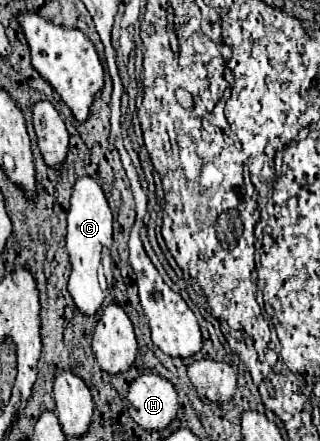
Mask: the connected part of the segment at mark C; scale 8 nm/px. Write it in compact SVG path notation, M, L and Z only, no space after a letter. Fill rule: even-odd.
M80 176L72 190L70 210L68 210L68 234L66 234L66 248L70 254L72 274L68 280L68 292L74 298L74 304L84 314L94 314L110 286L112 286L112 212L106 200L102 186L92 176Z

